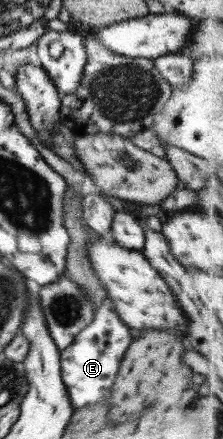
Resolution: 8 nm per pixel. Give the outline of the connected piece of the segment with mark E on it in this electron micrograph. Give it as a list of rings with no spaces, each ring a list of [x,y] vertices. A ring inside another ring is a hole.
[[[106,295],[95,308],[89,325],[75,335],[71,344],[59,351],[60,378],[65,385],[72,409],[85,408],[108,397],[123,354],[131,341],[129,328],[119,319],[113,302]]]

